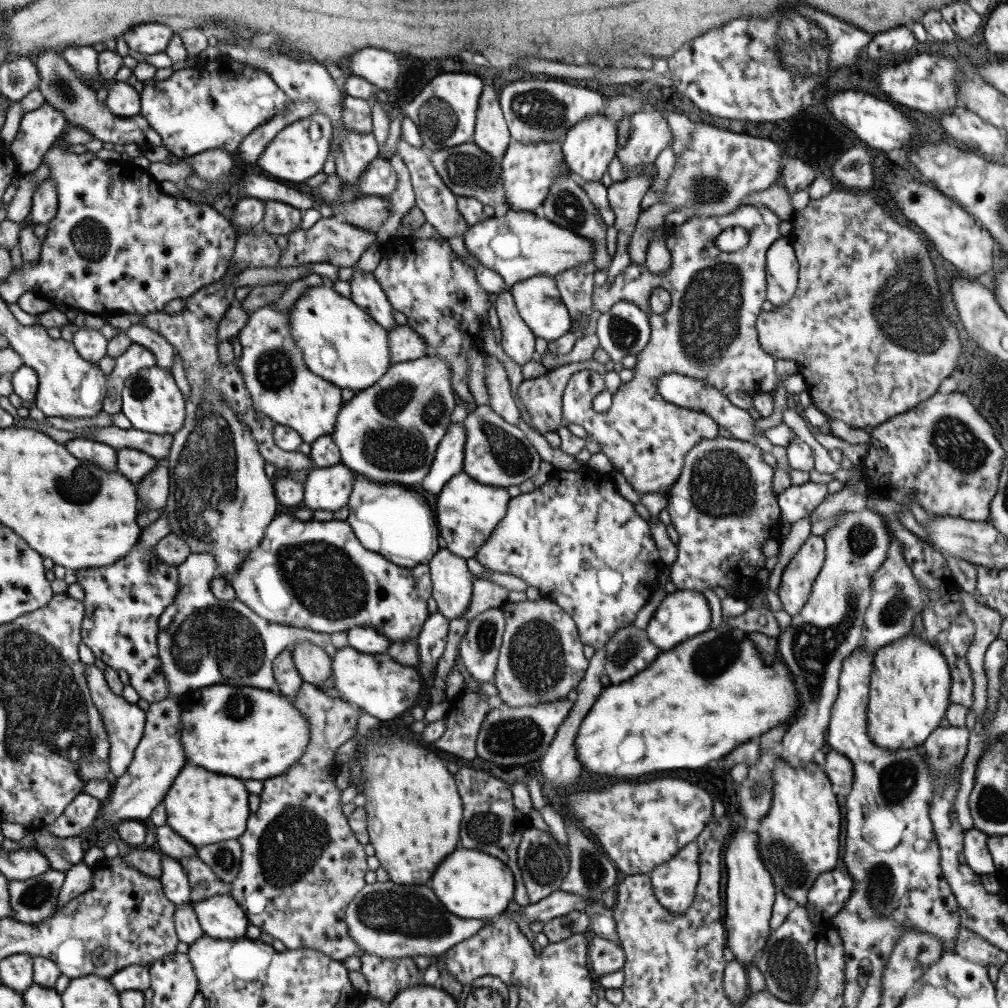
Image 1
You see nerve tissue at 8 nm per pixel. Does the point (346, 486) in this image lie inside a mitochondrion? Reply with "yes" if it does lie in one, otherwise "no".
no

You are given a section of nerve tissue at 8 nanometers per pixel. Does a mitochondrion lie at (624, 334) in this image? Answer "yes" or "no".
yes

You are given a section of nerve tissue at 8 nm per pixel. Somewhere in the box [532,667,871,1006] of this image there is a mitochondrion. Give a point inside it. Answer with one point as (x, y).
(788, 965)

